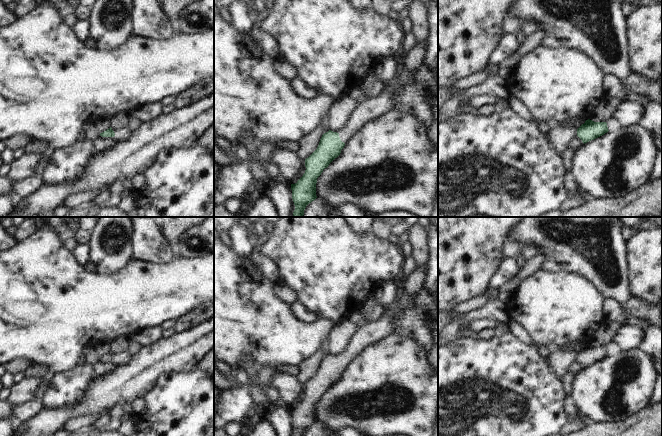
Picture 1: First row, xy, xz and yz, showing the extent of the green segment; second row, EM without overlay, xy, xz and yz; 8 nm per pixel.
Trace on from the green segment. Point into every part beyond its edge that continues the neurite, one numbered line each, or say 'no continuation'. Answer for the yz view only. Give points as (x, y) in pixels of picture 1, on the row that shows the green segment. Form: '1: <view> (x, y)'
no continuation

